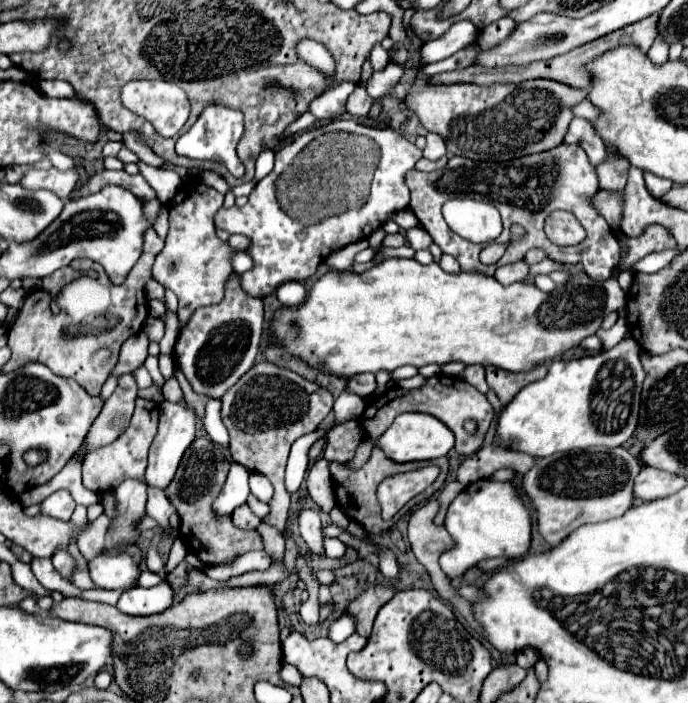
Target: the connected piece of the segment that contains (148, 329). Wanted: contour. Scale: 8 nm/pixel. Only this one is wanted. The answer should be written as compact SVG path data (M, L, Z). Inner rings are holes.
M147 318L143 324L143 332L149 340L159 342L163 338L163 320L161 318Z

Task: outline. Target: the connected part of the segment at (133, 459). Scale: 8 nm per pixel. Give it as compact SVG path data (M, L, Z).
M137 398L135 412L133 412L133 418L131 418L131 424L127 426L127 430L111 444L107 444L103 448L95 448L95 452L89 452L85 456L83 484L93 492L103 494L103 492L117 488L127 478L141 480L145 476L145 468L147 468L149 446L157 434L157 420L159 420L159 404L151 402L151 400Z

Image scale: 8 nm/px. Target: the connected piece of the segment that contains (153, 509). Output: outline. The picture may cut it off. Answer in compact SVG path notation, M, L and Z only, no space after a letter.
M147 485L148 499L146 503L147 516L155 518L159 522L159 526L163 526L164 530L168 530L169 536L176 540L179 536L178 530L171 527L169 522L169 516L175 512L175 508L171 506L171 502L167 500L165 492L157 488L153 488Z

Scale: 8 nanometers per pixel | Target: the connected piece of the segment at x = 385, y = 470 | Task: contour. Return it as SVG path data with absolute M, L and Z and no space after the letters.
M379 448L373 450L369 462L367 462L361 470L357 470L357 472L349 472L343 464L331 462L329 472L331 472L331 478L335 480L335 484L333 484L333 486L335 486L335 500L337 500L337 504L345 510L345 514L347 514L349 520L361 524L363 530L365 530L369 536L377 536L377 534L381 534L383 530L389 530L389 528L399 520L399 514L397 514L393 520L389 520L389 522L385 522L385 520L381 518L379 506L373 504L373 496L375 496L377 486L379 486L387 476L395 476L395 474L401 474L401 472L407 472L407 470L417 470L417 468L423 468L423 466L429 466L429 462L397 464L397 462L385 458L385 454L383 454Z

